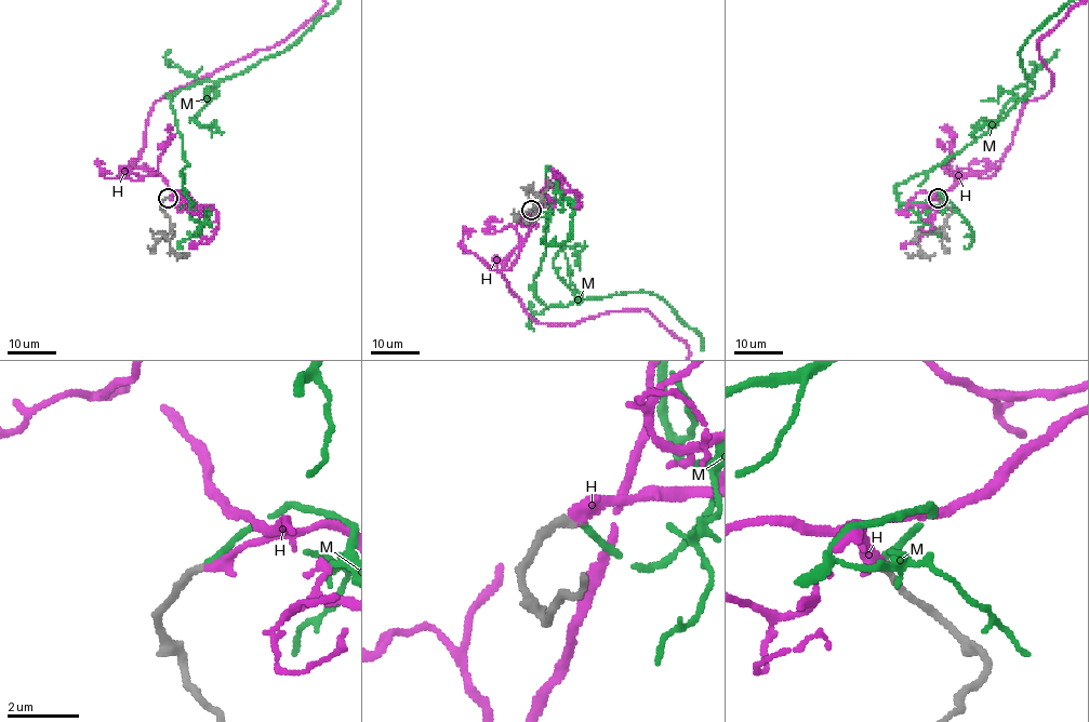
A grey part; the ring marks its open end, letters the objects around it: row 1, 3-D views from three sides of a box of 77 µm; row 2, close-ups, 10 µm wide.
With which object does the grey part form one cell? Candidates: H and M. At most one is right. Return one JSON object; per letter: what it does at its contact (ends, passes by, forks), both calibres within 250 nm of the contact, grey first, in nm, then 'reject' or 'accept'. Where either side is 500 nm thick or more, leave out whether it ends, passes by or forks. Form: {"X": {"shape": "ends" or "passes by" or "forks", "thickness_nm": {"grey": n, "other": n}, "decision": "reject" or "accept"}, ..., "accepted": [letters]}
{"H": {"shape": "ends", "thickness_nm": {"grey": 240, "other": 360}, "decision": "accept"}, "M": {"shape": "ends", "thickness_nm": {"grey": 240, "other": 190}, "decision": "reject"}, "accepted": ["H"]}

